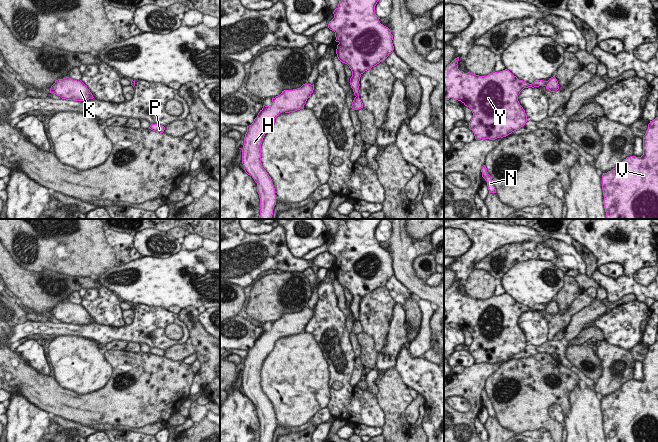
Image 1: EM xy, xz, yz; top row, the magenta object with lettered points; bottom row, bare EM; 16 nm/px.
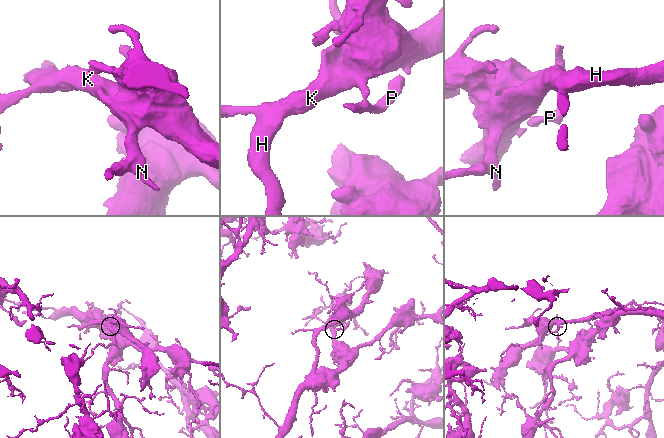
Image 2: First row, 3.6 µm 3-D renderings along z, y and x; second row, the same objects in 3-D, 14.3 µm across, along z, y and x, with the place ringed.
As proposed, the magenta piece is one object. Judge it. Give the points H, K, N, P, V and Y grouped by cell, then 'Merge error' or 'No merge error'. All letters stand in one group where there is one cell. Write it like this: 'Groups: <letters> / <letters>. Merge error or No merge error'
Groups: H K N V Y / P. Merge error

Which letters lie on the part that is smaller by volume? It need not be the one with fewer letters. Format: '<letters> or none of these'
P

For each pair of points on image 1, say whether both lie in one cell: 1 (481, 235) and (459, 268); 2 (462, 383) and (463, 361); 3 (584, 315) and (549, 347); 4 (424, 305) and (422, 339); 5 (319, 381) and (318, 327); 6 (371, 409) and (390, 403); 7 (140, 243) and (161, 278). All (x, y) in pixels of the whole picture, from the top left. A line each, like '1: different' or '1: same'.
1: same
2: different
3: same
4: same
5: different
6: different
7: different

